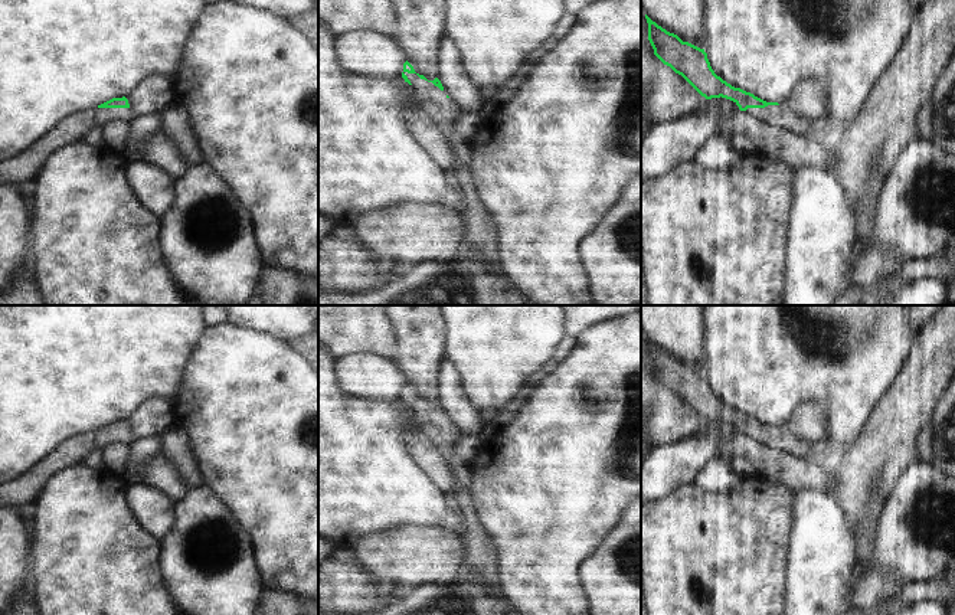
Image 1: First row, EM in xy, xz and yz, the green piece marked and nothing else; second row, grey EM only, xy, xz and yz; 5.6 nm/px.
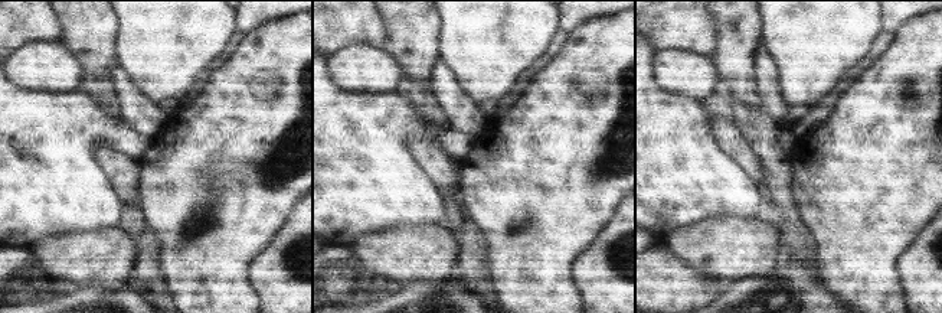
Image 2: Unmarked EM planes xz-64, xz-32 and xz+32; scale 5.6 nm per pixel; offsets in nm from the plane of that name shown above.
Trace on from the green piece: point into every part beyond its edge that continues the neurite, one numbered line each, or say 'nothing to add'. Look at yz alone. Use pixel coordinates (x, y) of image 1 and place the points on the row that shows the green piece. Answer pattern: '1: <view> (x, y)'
1: yz (779, 117)

